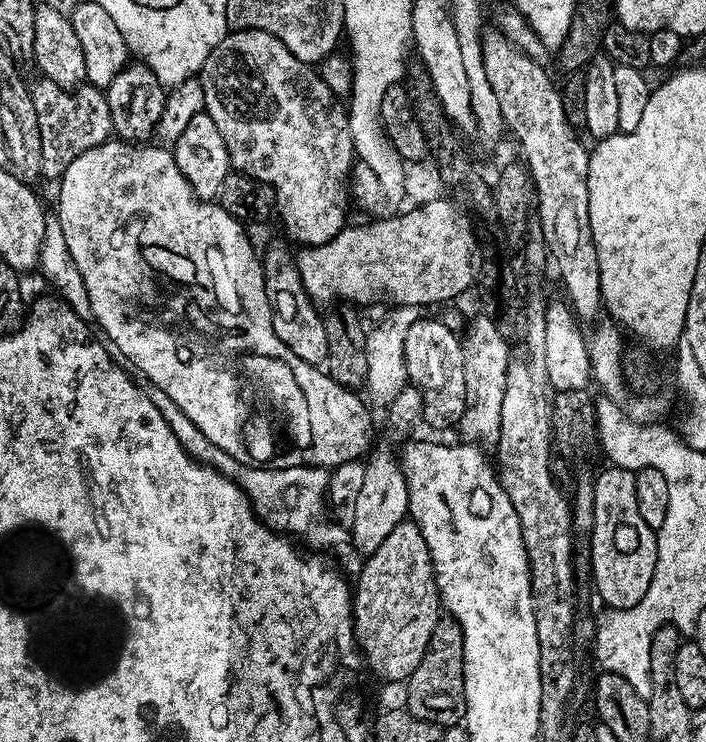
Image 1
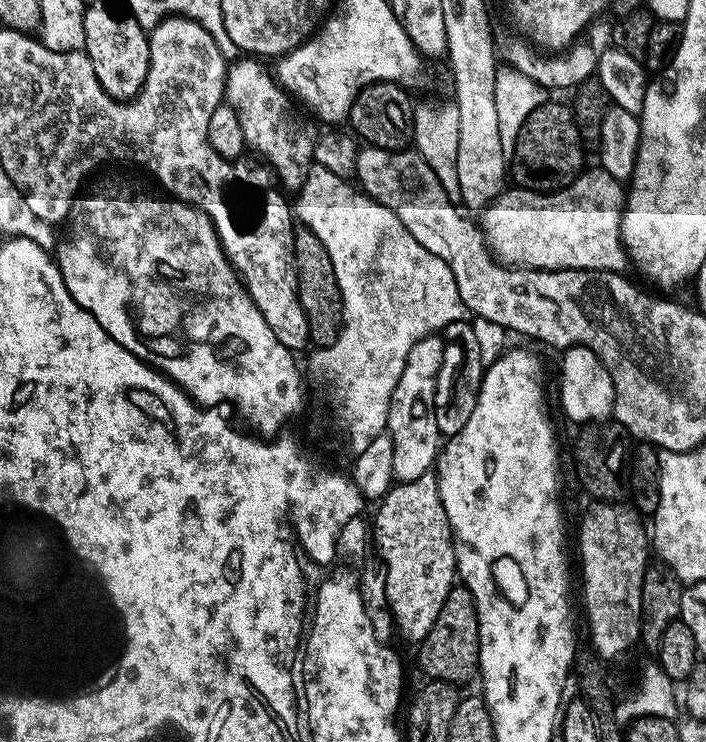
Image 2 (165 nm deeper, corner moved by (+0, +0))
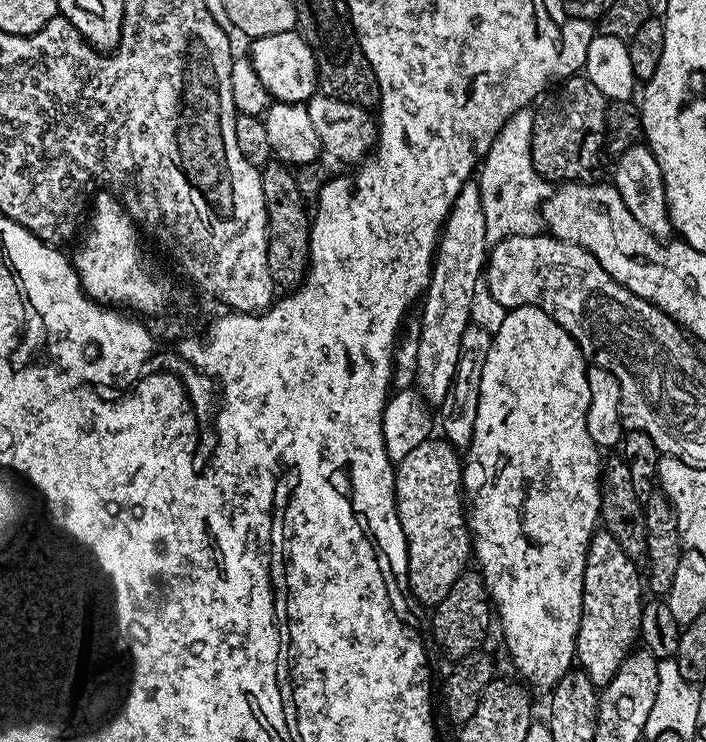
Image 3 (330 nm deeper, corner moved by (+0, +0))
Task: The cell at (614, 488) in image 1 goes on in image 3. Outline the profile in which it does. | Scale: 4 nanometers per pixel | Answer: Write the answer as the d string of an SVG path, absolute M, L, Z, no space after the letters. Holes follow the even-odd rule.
M603 528L589 537L587 564L583 570L583 614L576 635L576 660L598 690L613 680L639 639L644 588L637 568L637 563Z

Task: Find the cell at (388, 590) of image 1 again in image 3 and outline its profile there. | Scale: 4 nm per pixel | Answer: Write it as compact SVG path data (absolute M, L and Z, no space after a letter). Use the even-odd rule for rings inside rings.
M429 438L414 446L406 458L399 460L395 470L396 513L408 543L408 591L417 605L435 606L442 602L442 598L446 598L446 594L450 594L450 586L458 582L470 564L470 533L466 500L462 495L462 456L447 440Z

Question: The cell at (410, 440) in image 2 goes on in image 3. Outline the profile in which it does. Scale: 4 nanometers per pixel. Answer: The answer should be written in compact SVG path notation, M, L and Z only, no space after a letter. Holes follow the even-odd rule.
M469 182L462 186L458 198L454 198L454 206L436 245L432 276L428 279L427 289L422 297L424 309L421 310L418 321L420 341L414 384L429 405L443 404L452 386L462 346L462 330L466 330L472 319L472 294L481 281L489 248L490 241L486 238L486 218L482 214L480 185Z

